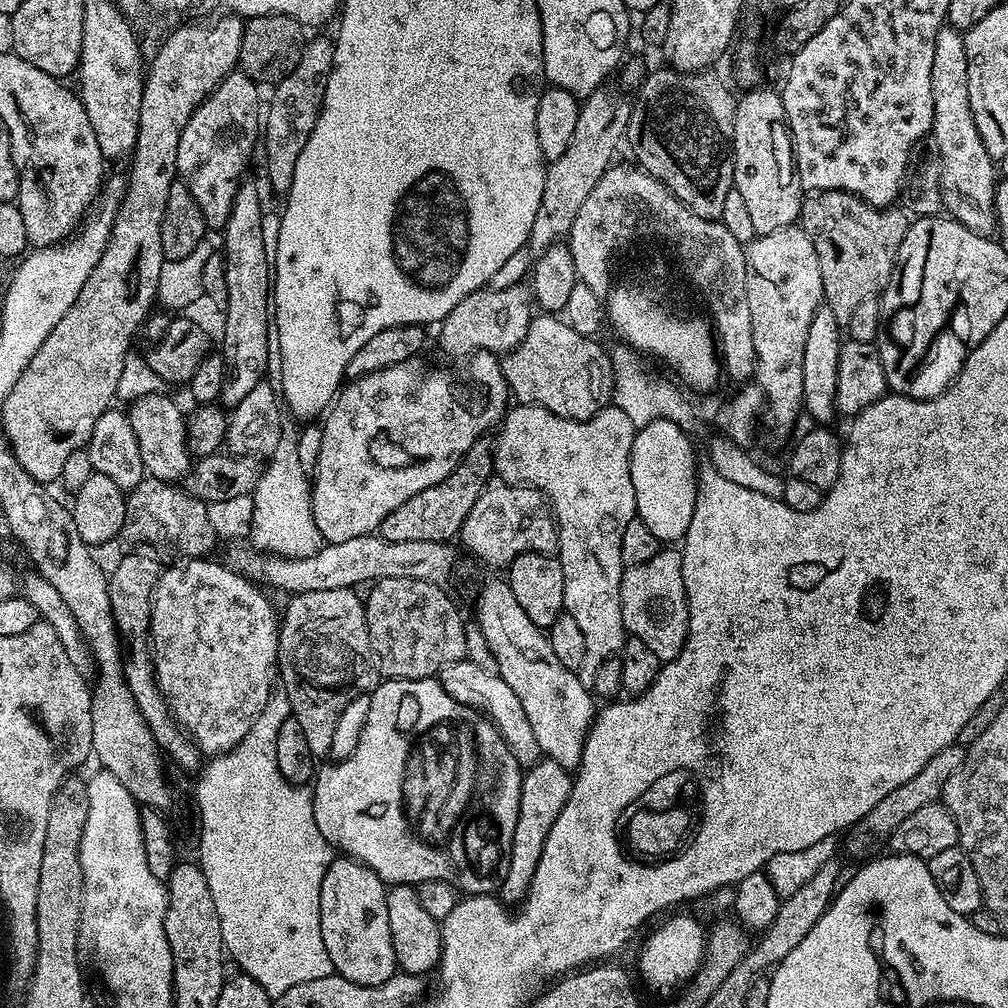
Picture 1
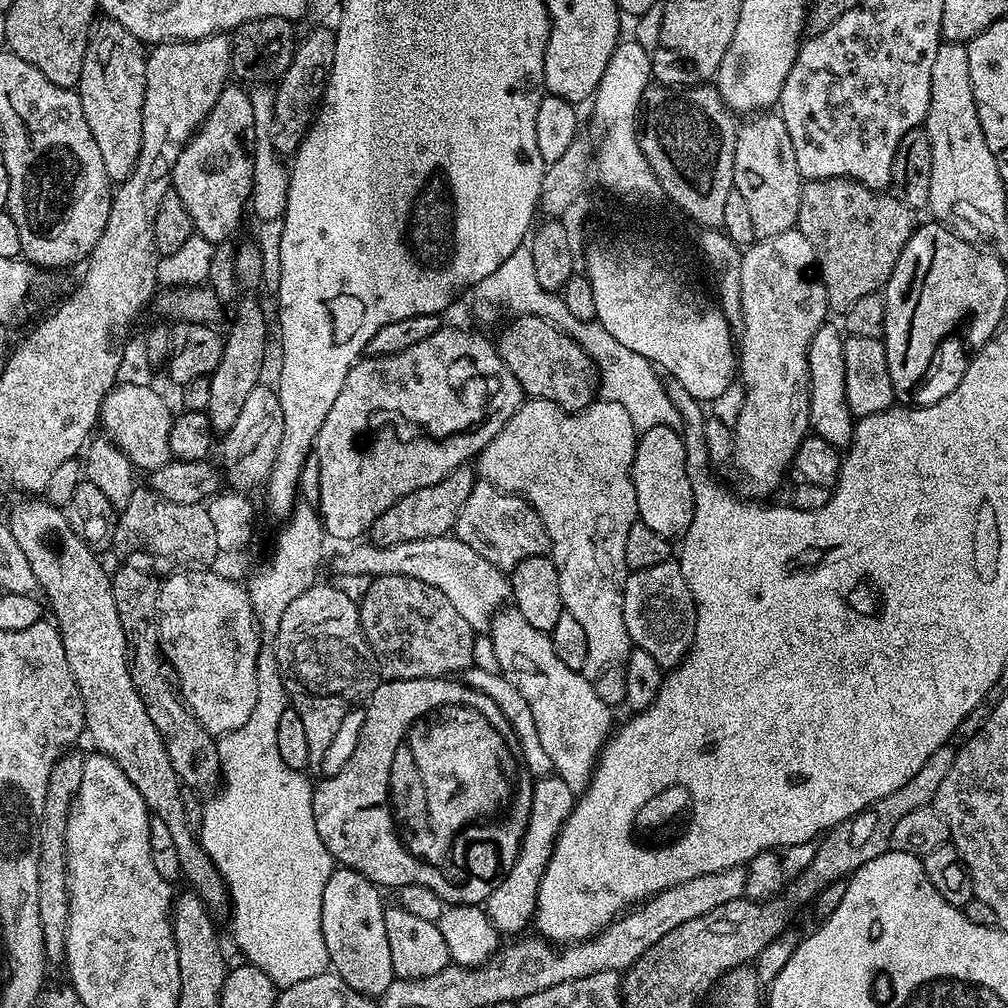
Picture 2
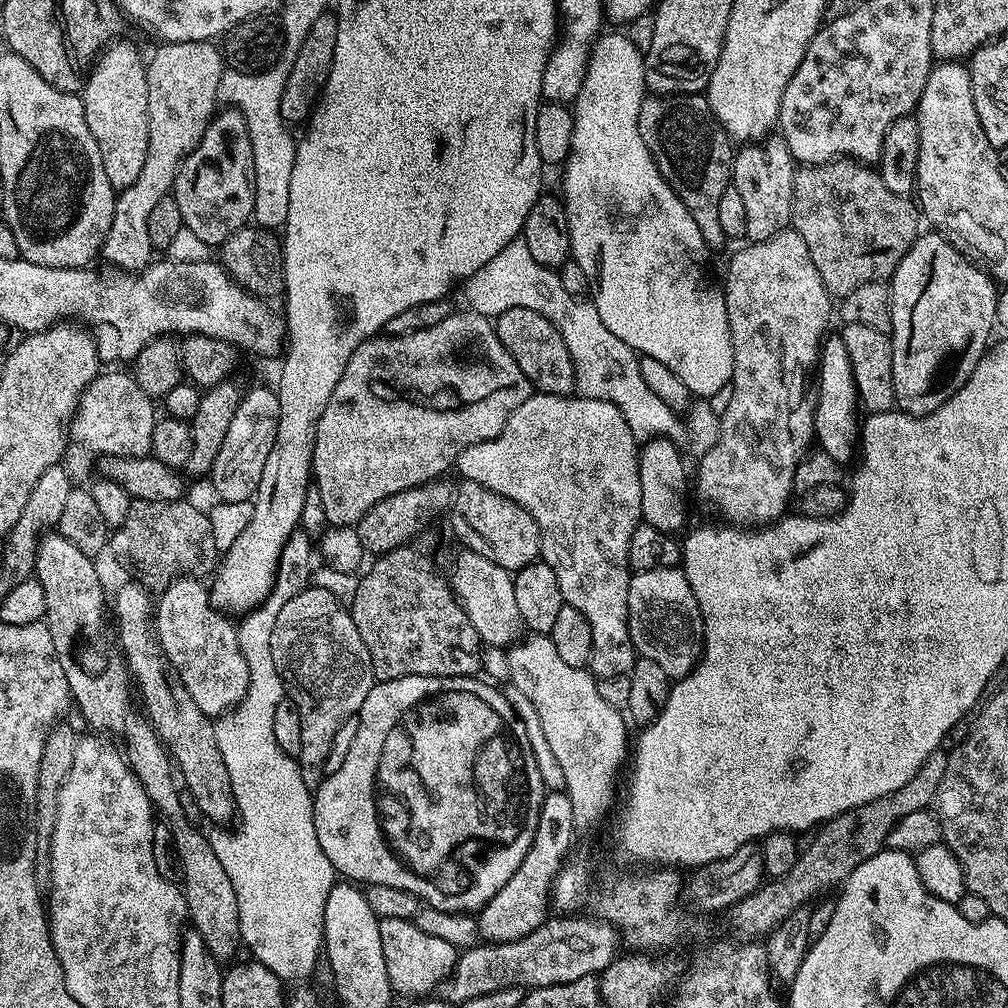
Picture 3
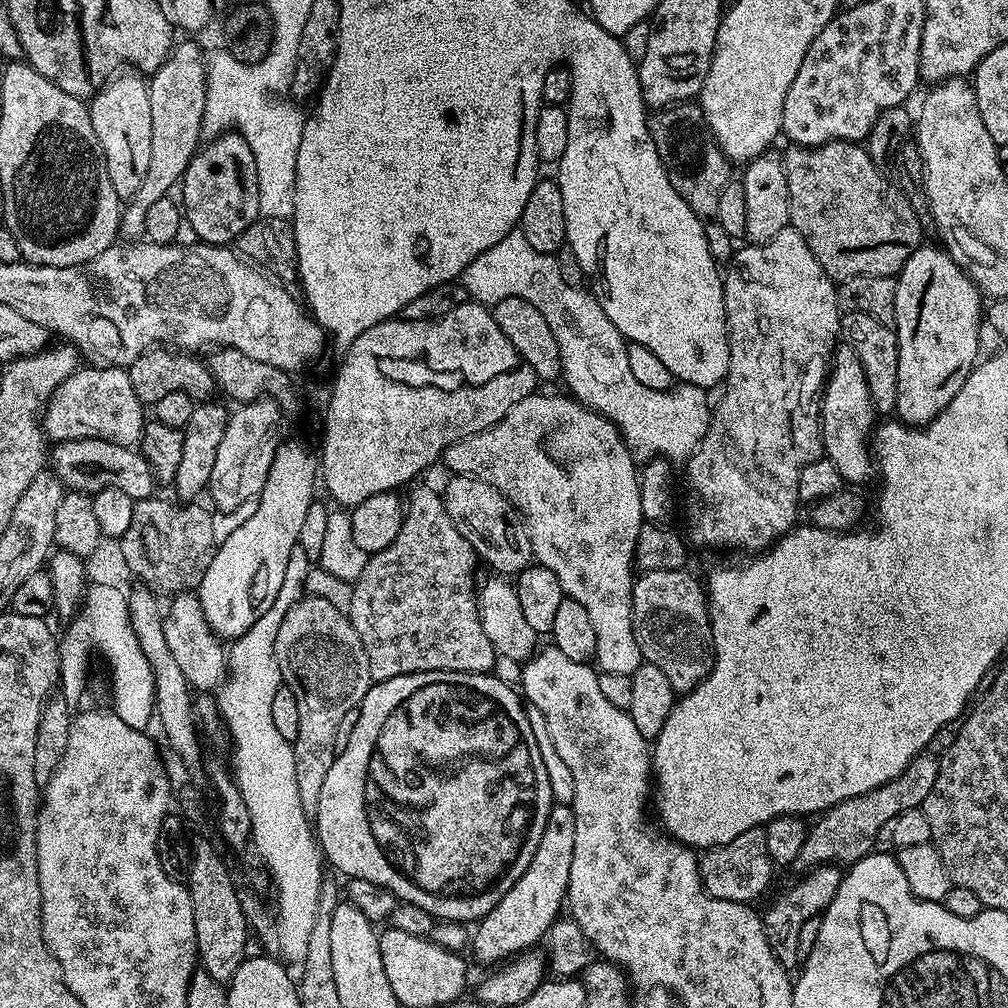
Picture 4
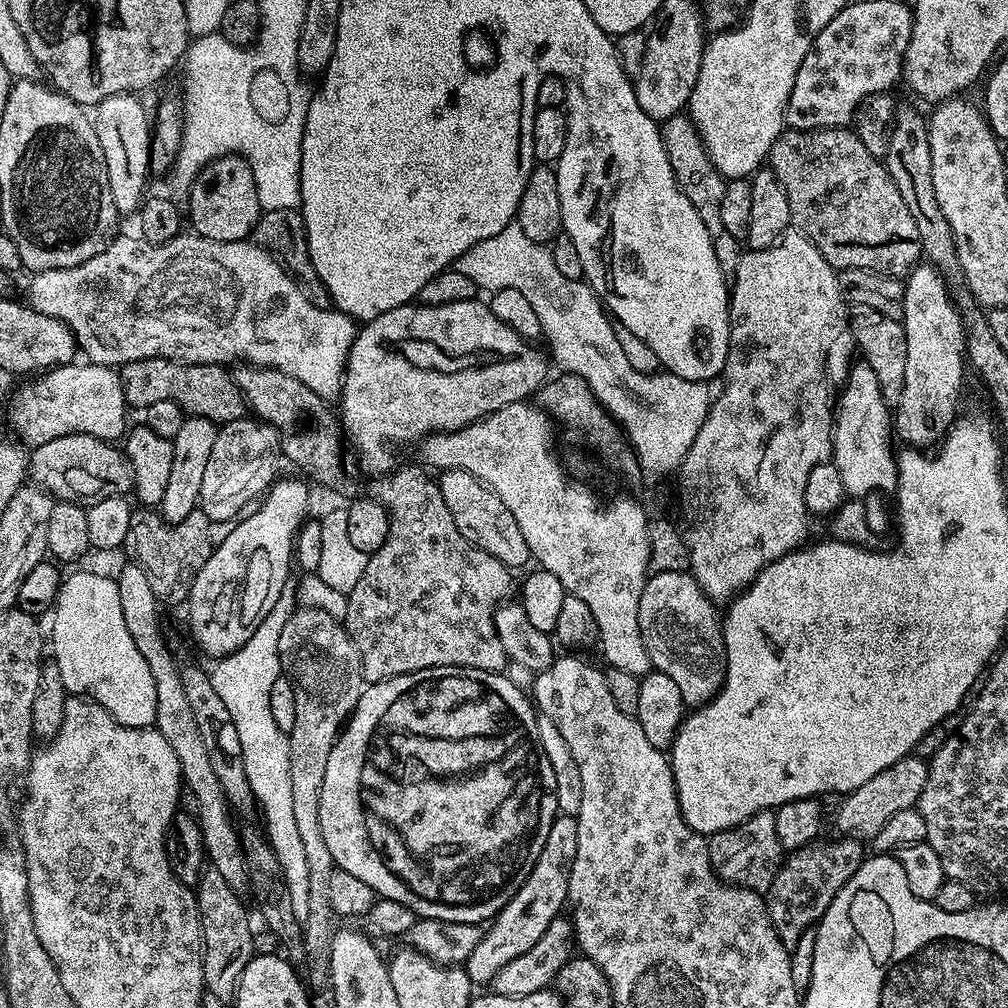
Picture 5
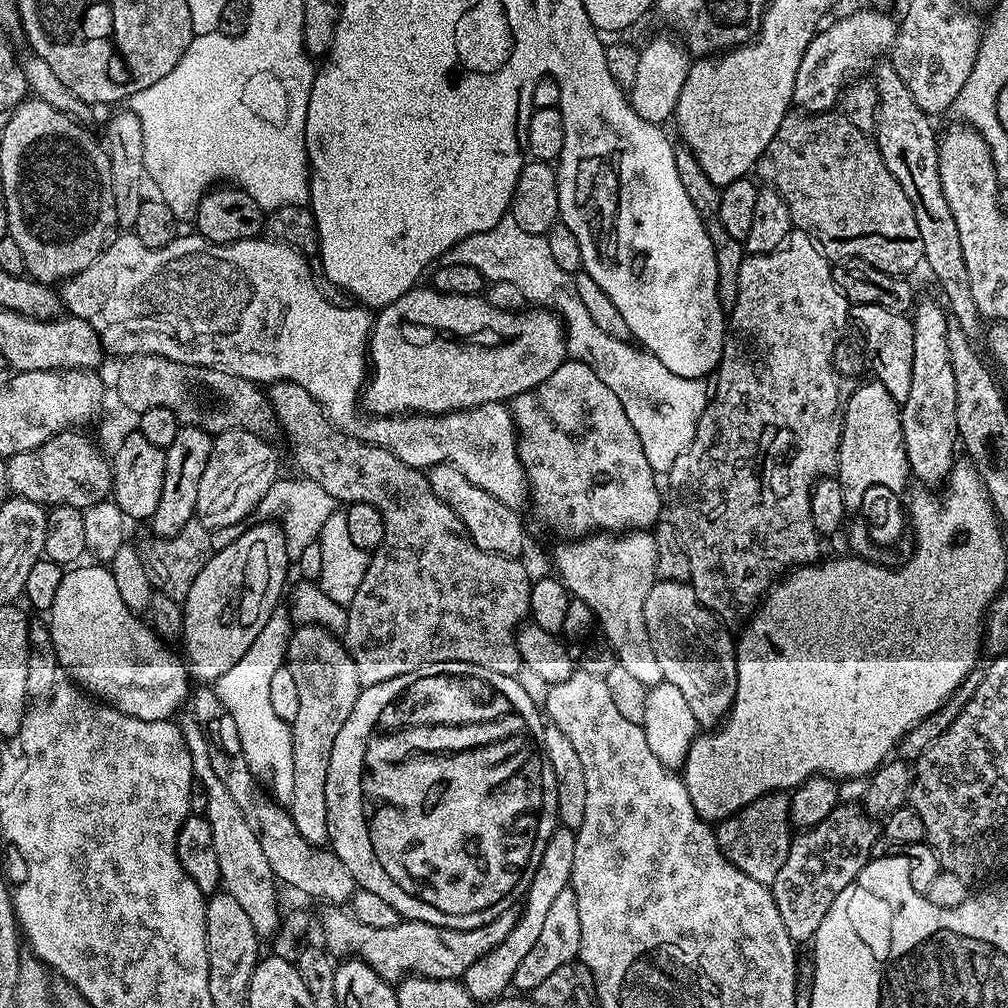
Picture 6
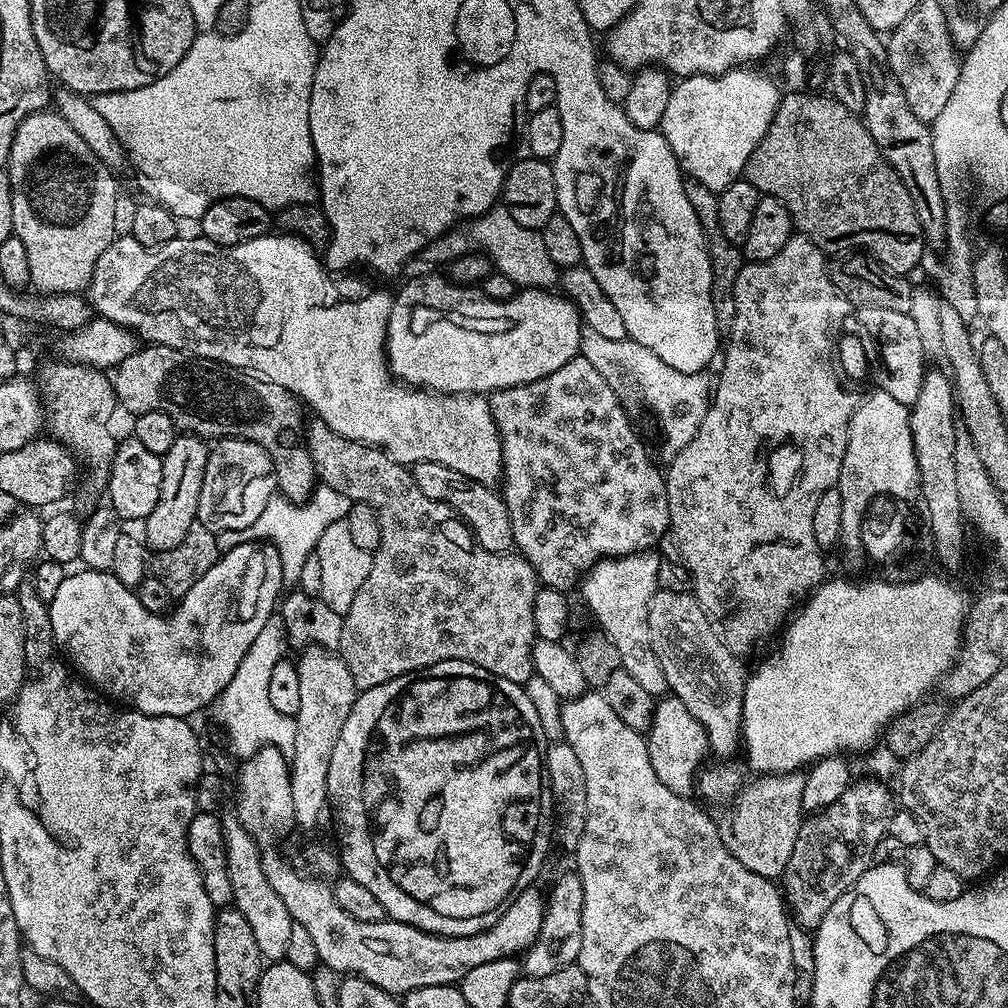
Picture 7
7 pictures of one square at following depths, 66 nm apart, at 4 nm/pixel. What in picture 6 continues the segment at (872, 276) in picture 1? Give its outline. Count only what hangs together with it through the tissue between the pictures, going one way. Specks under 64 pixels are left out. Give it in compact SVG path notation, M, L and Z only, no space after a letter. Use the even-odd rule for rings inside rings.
M839 111L785 116L754 172L784 199L792 215L793 229L806 233L829 261L865 260L886 274L903 277L924 264L922 238L918 235L918 222L914 219L910 198L906 198L902 186L898 186L898 178L886 170L886 162L882 162L875 139L858 130L858 126L853 126Z

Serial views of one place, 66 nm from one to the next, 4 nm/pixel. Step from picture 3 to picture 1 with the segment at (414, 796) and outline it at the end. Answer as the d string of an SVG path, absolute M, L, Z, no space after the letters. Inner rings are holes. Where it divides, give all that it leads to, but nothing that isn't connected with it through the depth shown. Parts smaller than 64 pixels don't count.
M381 679L380 684L367 697L368 713L364 716L364 725L360 728L360 737L352 748L352 753L341 764L328 764L315 773L311 785L314 802L314 822L318 822L318 830L322 838L337 853L365 864L385 885L411 884L413 886L427 880L442 880L456 887L457 893L482 896L492 894L499 889L506 878L506 870L510 870L510 841L514 838L514 822L518 822L518 802L522 794L522 778L524 772L520 763L514 758L510 746L502 738L502 734L493 726L491 720L480 715L475 709L467 708L450 694L446 694L439 679L426 680L390 680Z

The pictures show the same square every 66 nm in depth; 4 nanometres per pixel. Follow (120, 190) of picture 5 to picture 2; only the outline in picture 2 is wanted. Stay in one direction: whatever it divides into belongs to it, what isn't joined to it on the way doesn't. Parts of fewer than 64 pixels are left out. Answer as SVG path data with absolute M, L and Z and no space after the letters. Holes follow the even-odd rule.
M105 16L93 21L76 91L86 115L86 124L101 151L108 179L116 184L132 173L141 149L145 52L145 45L120 23Z

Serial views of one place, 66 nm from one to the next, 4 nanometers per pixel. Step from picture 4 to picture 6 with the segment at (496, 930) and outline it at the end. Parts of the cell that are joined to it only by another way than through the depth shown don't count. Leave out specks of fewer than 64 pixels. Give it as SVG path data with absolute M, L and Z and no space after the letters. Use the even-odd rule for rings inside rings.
M557 827L550 842L546 842L546 850L542 850L542 862L538 862L538 870L534 870L534 878L522 897L522 911L517 915L514 930L510 930L503 942L494 946L494 950L490 950L490 954L478 958L478 962L474 962L470 970L466 970L462 978L463 986L473 1000L481 1005L491 1005L493 1000L501 999L512 988L514 970L518 970L518 962L526 959L526 954L534 946L534 942L538 942L538 933L542 930L546 914L550 911L550 905L554 903L554 897L571 885L575 841L576 834L573 829Z

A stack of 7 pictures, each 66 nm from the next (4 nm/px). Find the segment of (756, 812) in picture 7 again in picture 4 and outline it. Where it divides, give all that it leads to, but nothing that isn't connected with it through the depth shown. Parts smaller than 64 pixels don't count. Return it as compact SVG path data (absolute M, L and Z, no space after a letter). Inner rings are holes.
M763 828L746 830L746 834L738 834L734 842L707 849L699 857L699 861L700 880L705 890L714 898L722 898L739 904L756 902L756 899L767 890L768 883L772 880L772 871L774 871Z

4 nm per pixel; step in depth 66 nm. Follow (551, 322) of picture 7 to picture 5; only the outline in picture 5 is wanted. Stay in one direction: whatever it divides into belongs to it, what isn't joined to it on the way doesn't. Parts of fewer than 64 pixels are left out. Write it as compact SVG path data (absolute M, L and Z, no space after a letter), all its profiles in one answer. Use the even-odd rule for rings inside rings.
M479 299L467 300L466 302L450 302L442 306L425 306L419 302L403 304L394 310L386 310L386 314L382 314L378 318L367 321L357 331L354 342L350 346L350 354L348 360L344 364L342 373L342 383L340 386L340 394L338 397L338 419L342 429L342 436L345 441L356 451L356 456L360 459L360 464L369 472L369 477L385 475L397 467L396 452L392 447L395 444L412 444L423 441L425 436L432 435L433 432L453 432L459 428L464 428L468 424L473 424L475 420L481 420L483 416L488 416L491 412L502 410L502 406L510 406L518 404L529 399L531 394L539 393L542 385L549 379L550 360L547 355L544 356L531 343L521 337L518 333L504 325L502 321L491 313L489 305Z

